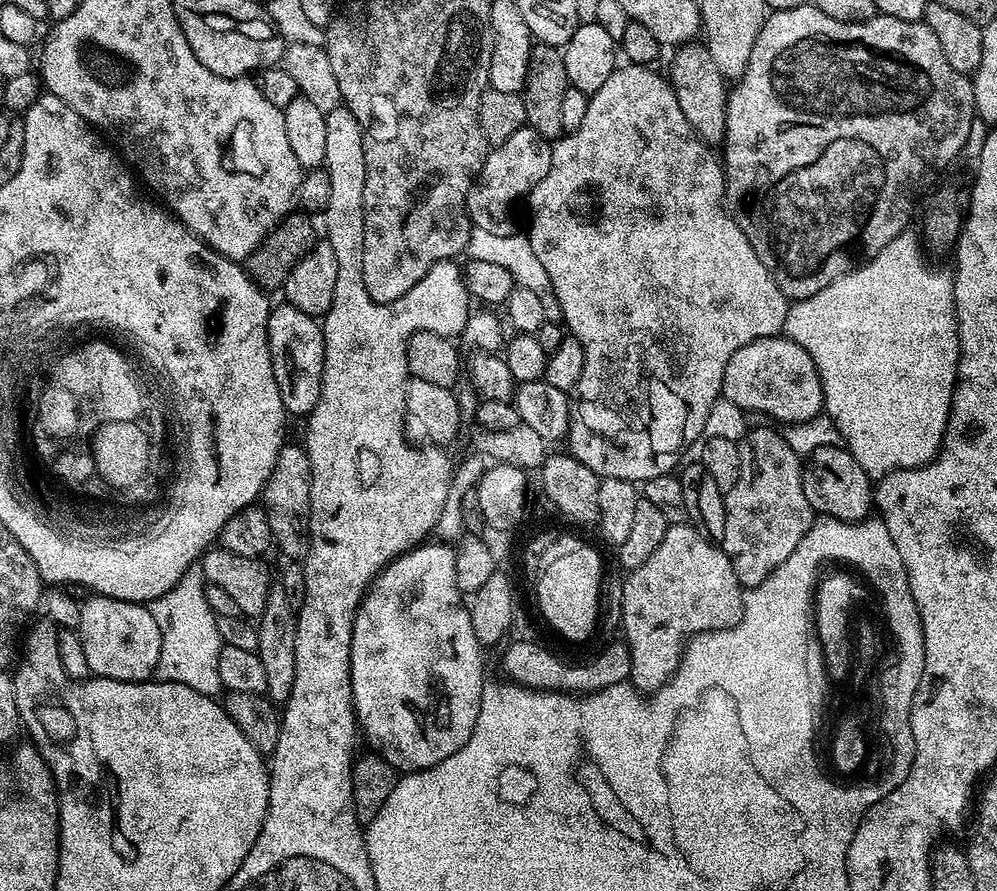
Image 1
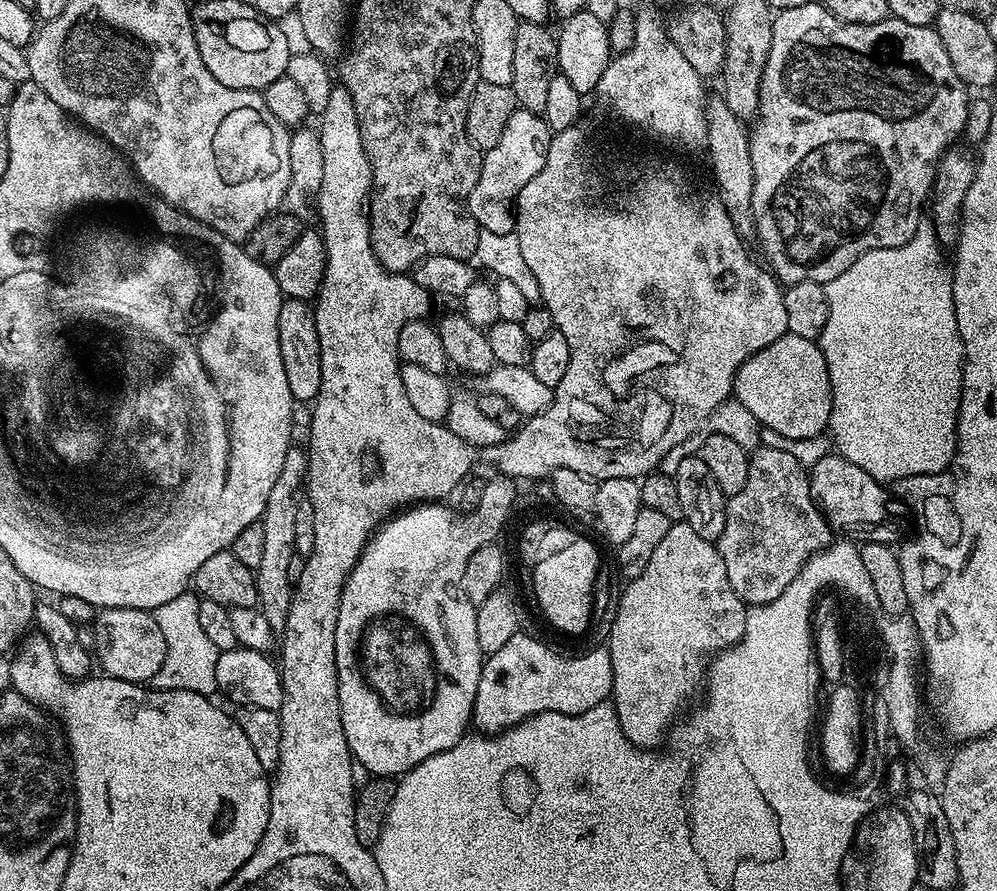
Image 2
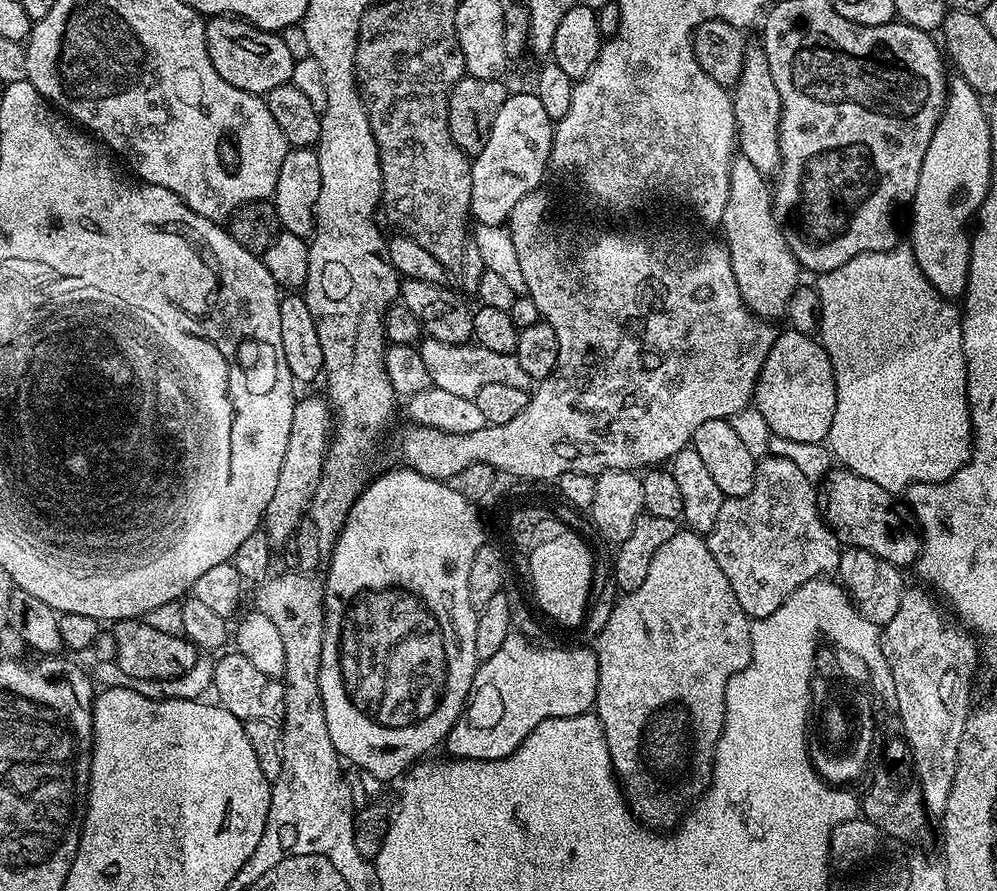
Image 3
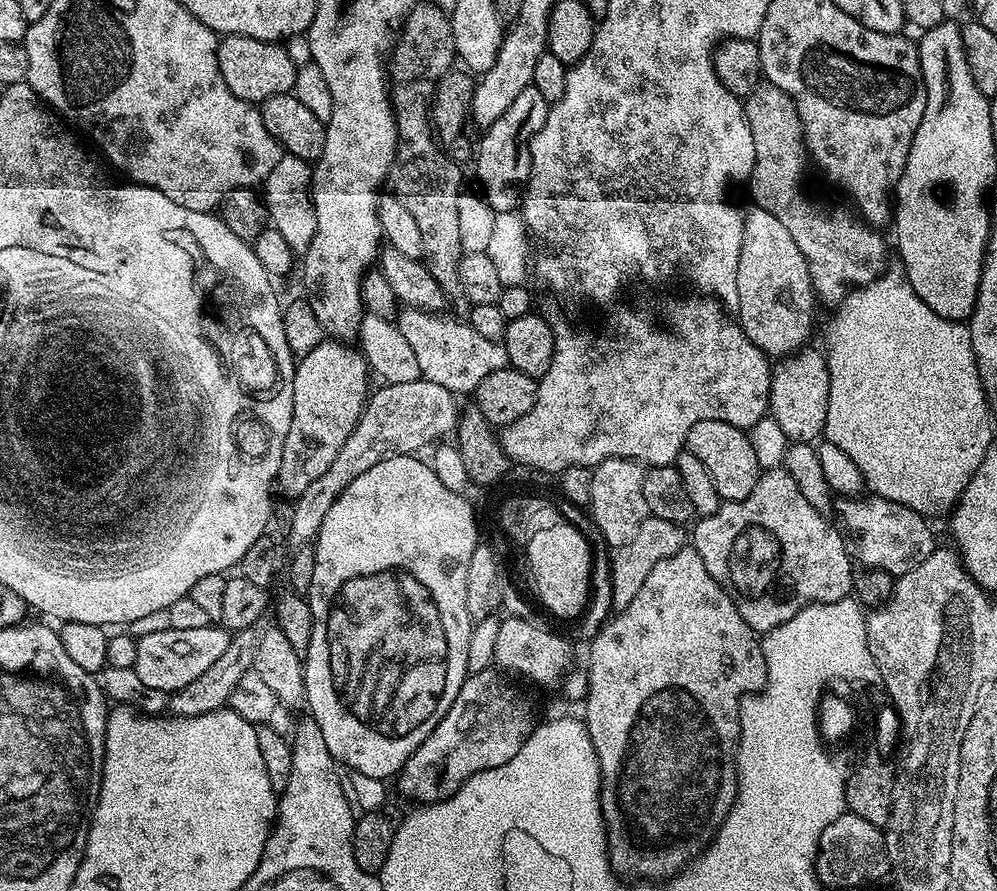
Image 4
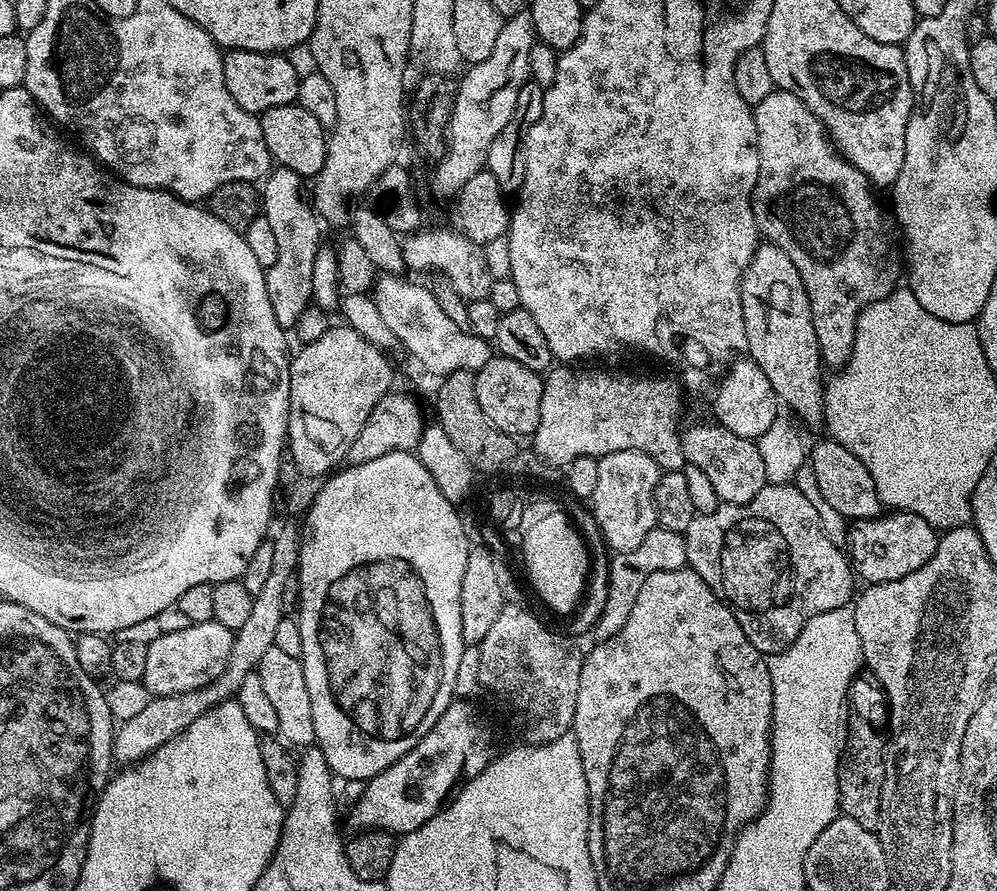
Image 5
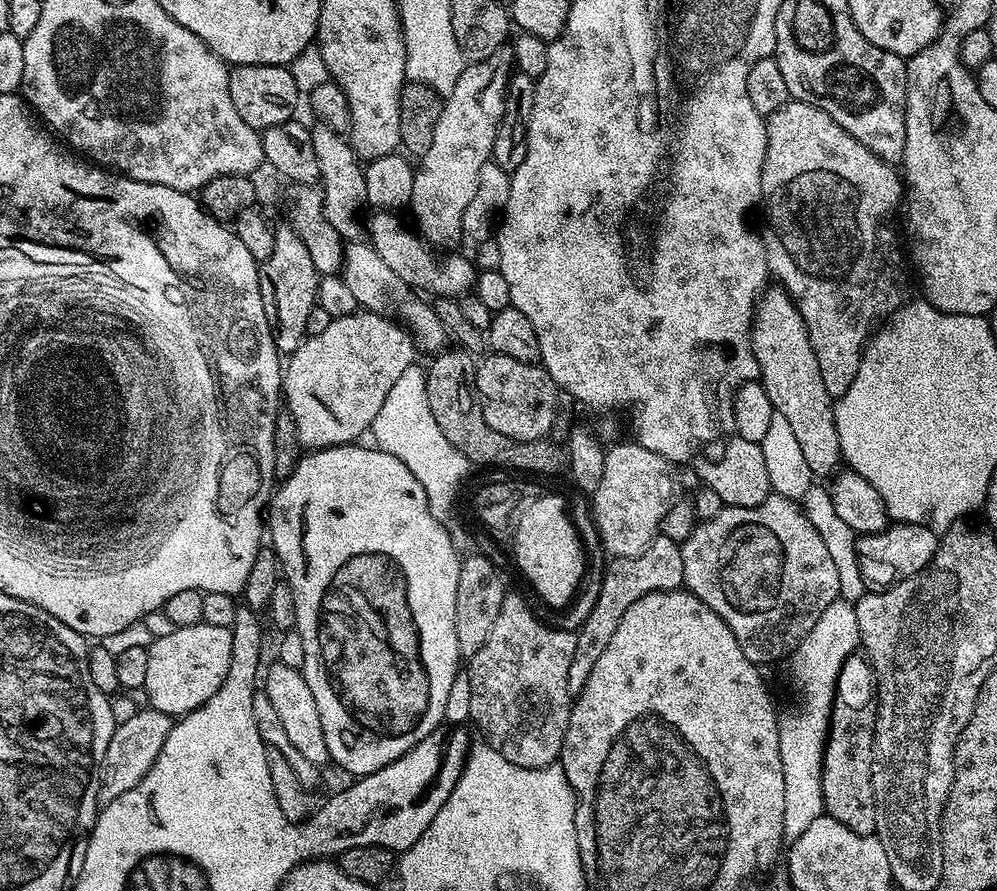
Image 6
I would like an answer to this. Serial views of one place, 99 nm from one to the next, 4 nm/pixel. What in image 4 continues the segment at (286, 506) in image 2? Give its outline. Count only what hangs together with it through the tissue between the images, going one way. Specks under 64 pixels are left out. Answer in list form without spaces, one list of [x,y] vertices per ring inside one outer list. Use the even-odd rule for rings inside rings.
[[[326,338],[310,354],[299,357],[294,374],[294,406],[290,418],[290,434],[282,446],[282,462],[278,488],[289,498],[309,489],[317,478],[326,474],[338,450],[360,421],[370,395],[370,369],[363,352],[351,343]]]

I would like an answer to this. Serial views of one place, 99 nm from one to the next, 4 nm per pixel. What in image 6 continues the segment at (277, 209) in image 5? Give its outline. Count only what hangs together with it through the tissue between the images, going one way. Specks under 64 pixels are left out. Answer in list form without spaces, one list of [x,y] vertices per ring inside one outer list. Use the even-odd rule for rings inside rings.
[[[290,226],[276,228],[274,254],[260,265],[260,293],[262,306],[266,306],[266,318],[270,322],[272,337],[281,354],[290,354],[308,336],[306,318],[310,310],[317,307],[316,288],[320,285],[314,261],[310,259],[310,250],[302,246],[302,238]]]

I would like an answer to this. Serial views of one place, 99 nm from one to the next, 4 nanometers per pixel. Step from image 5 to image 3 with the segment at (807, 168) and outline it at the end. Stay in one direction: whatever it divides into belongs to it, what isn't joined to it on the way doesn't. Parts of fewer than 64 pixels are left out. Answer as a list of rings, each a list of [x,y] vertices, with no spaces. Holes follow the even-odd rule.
[[[749,46],[746,58],[742,62],[742,74],[731,89],[734,106],[734,122],[739,155],[745,156],[762,175],[771,177],[780,166],[780,115],[782,100],[778,98],[778,86],[774,86],[774,78],[770,78],[770,62],[766,58],[763,47]]]

